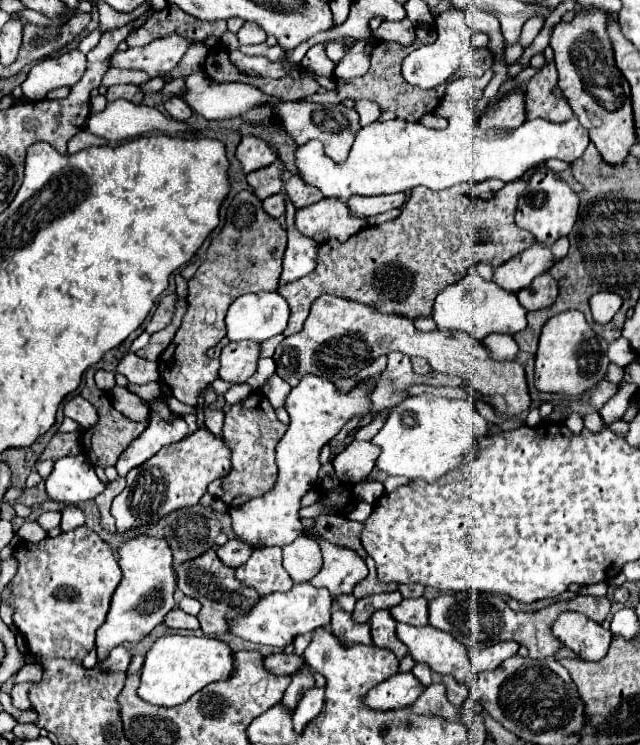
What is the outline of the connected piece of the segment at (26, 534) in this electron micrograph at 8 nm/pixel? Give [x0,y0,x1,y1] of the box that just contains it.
[18,522,48,542]

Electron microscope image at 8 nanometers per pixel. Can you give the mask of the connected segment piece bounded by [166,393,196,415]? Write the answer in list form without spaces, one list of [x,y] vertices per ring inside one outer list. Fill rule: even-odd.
[[[167,393],[167,405],[168,408],[173,411],[176,414],[182,415],[182,414],[190,414],[190,413],[196,413],[196,407],[194,406],[188,406],[186,404],[183,404],[179,402],[172,393]]]

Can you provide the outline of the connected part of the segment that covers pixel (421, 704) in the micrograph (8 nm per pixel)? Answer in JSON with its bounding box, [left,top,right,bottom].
[408,682,462,722]

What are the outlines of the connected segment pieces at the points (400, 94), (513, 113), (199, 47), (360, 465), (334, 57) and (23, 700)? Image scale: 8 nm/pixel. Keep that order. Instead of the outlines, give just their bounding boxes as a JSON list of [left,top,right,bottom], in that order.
[[314,28,452,122],[478,92,524,130],[162,43,208,82],[332,442,380,484],[326,42,346,62],[10,682,30,710]]

